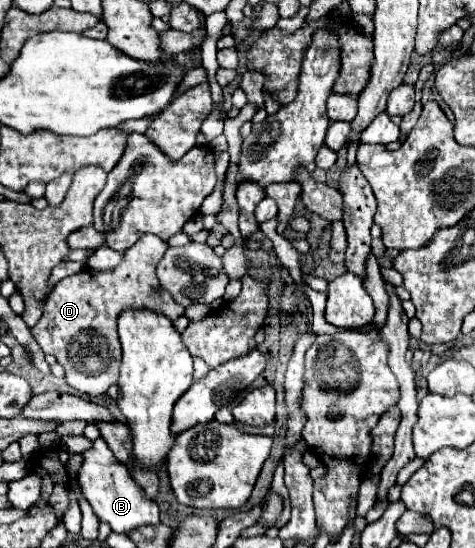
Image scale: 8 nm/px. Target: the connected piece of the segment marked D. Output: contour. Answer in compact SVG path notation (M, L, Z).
M142 237L132 249L126 249L126 259L116 269L92 271L62 279L48 295L44 317L32 329L34 339L44 353L54 355L66 369L66 383L86 395L102 395L118 381L120 341L116 333L118 317L126 309L150 309L176 321L184 315L184 307L176 305L168 293L160 289L156 265L166 253L168 243L160 237Z

